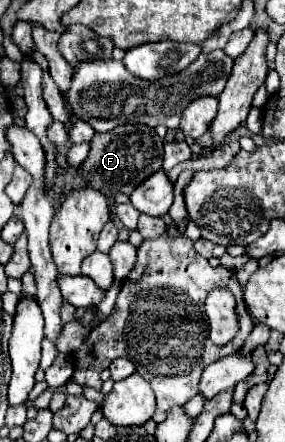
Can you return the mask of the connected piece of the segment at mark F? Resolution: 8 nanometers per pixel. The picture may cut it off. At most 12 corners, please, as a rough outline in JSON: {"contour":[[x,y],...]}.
{"contour":[[143,124],[95,134],[81,164],[87,188],[113,200],[163,164]]}

